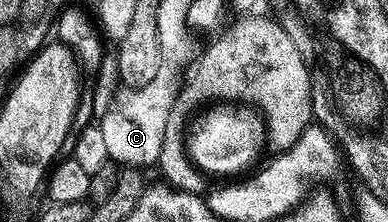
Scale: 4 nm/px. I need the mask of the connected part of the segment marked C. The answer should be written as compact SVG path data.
M163 64L154 80L138 90L121 87L109 102L98 125L102 130L108 157L111 161L132 168L152 167L159 161L166 120L176 98L178 82L170 64Z

